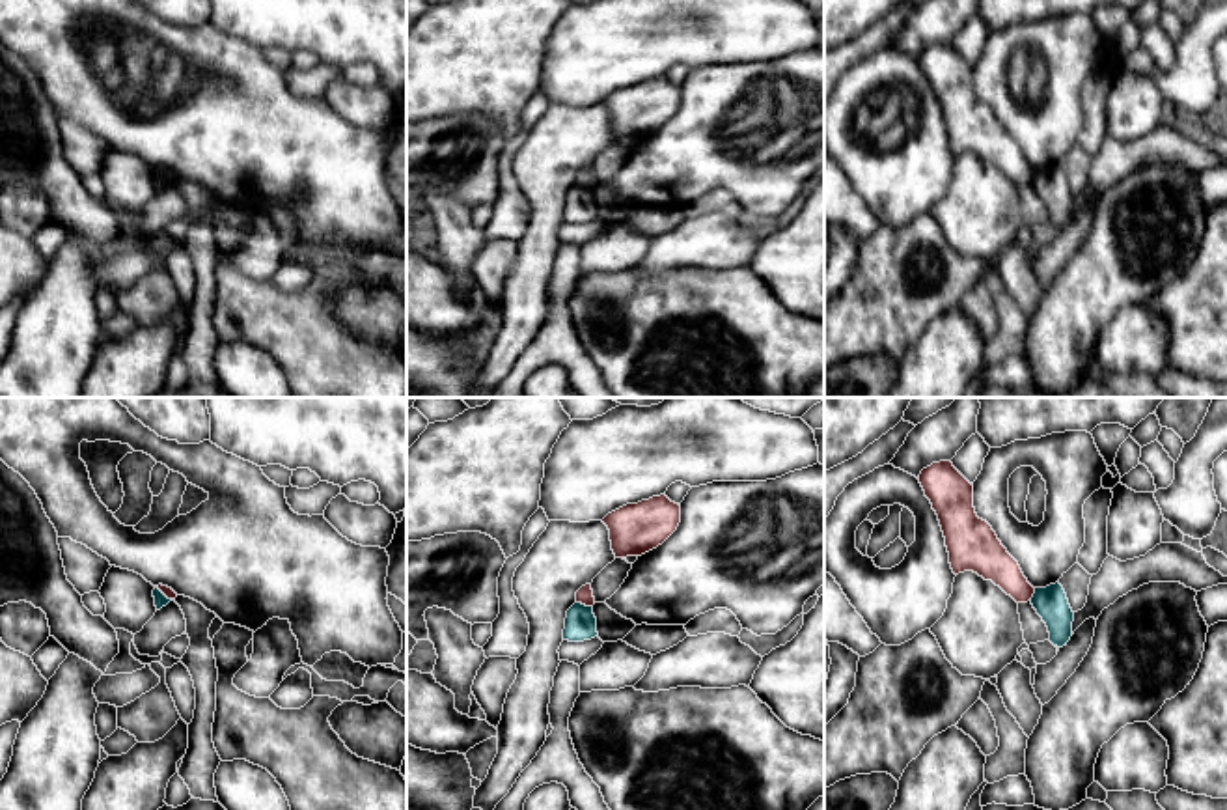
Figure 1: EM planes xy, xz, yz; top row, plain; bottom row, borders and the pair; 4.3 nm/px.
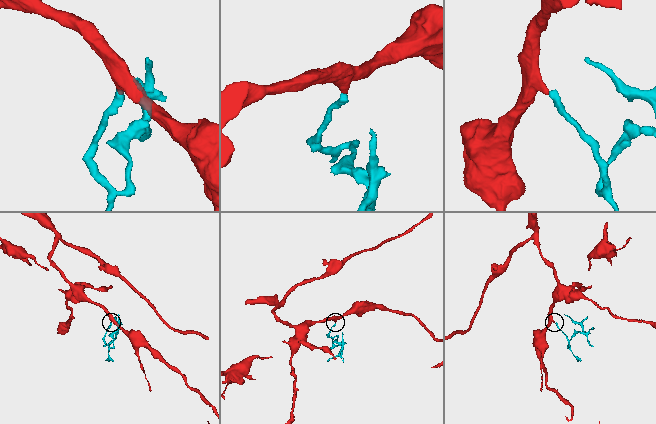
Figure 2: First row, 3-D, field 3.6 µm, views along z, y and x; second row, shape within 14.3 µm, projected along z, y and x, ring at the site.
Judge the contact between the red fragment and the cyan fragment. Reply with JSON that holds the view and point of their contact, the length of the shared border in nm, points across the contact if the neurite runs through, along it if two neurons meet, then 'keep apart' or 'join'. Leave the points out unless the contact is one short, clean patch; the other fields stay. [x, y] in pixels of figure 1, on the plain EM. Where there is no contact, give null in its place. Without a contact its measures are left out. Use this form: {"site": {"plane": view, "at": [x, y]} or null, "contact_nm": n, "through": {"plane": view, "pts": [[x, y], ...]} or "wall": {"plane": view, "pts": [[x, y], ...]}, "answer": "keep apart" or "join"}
{"site": {"plane": "xz", "at": [584, 185]}, "contact_nm": 80, "wall": {"plane": "xz", "pts": [[577, 183], [592, 189]]}, "answer": "keep apart"}

